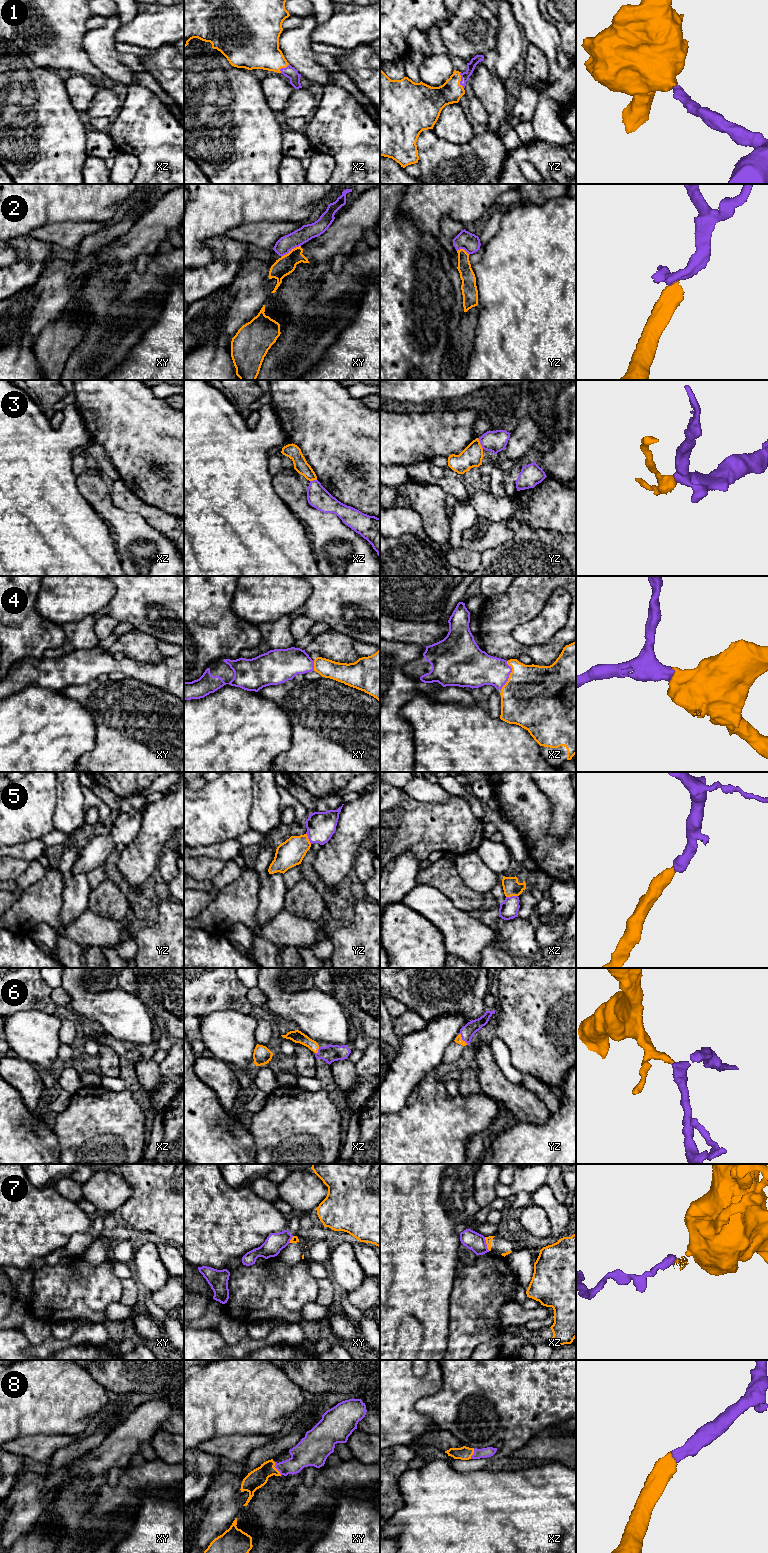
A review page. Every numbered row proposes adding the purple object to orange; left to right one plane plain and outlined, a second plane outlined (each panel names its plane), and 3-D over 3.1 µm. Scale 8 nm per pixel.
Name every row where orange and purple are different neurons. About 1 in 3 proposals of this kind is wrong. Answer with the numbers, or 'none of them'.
2, 3, 7

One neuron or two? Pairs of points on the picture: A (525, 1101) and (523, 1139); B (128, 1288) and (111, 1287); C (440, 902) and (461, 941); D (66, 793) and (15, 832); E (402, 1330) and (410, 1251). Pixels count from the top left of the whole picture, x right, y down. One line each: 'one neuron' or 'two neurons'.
A: two neurons
B: two neurons
C: one neuron
D: two neurons
E: one neuron

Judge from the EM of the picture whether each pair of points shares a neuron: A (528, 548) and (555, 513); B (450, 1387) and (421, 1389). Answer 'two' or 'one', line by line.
A: two
B: two

